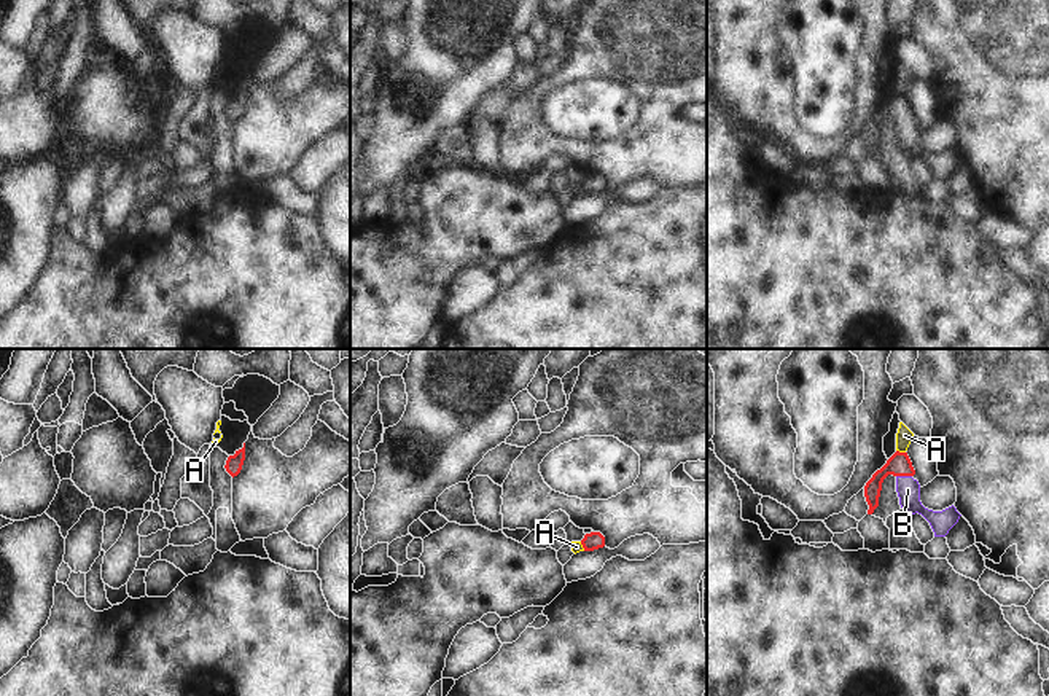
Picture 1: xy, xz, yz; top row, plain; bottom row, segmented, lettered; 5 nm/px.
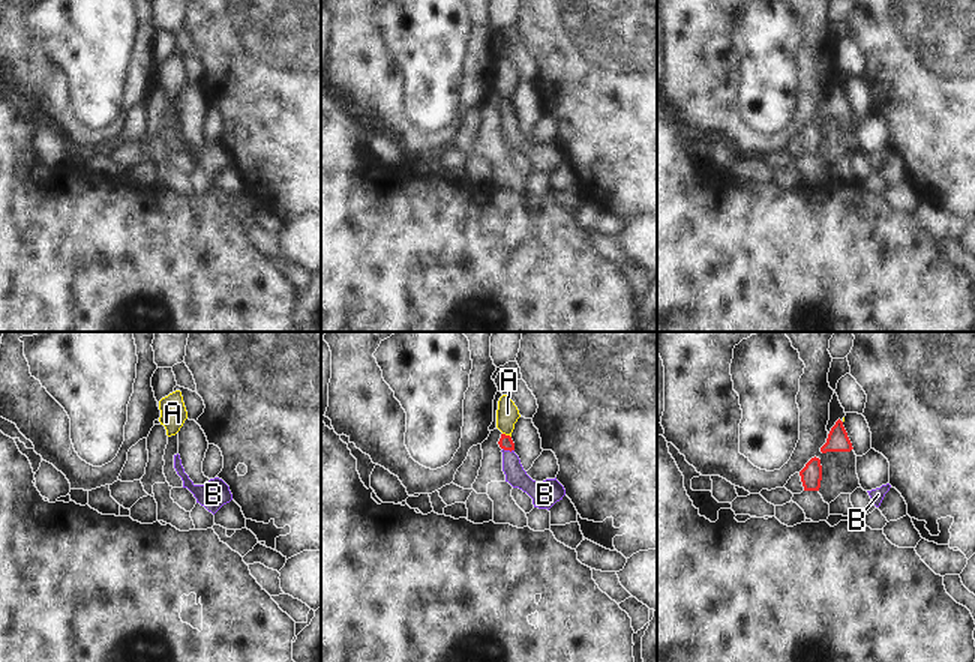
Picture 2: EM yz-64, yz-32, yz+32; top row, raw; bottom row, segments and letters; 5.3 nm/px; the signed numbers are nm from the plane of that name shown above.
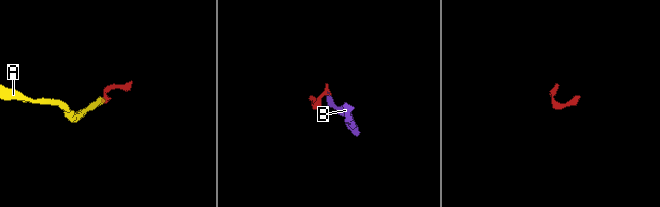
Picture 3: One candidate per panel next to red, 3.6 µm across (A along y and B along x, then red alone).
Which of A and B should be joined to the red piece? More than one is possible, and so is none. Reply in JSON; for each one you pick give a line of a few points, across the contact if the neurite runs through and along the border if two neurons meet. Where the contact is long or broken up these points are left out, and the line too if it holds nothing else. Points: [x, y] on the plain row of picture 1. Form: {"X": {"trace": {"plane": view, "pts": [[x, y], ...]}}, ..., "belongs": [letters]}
{"B": {"trace": {"plane": "yz", "pts": [[900, 107], [904, 118], [908, 132]]}}, "belongs": ["B"]}

